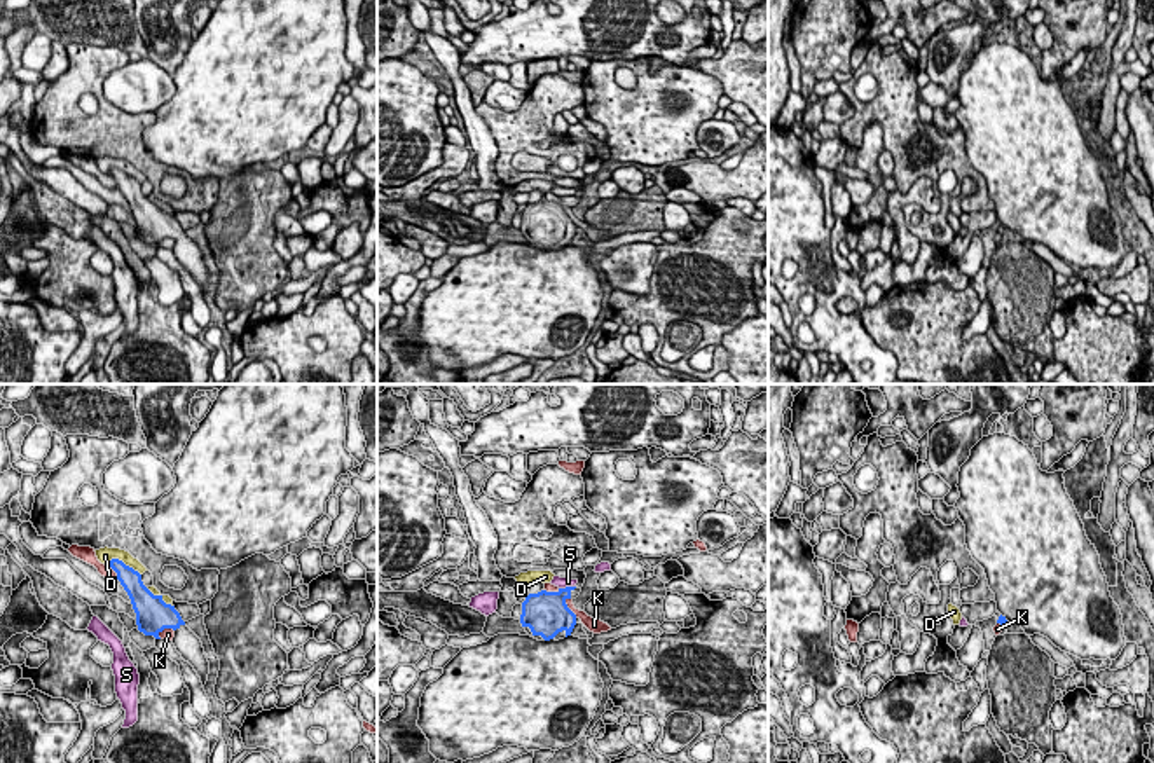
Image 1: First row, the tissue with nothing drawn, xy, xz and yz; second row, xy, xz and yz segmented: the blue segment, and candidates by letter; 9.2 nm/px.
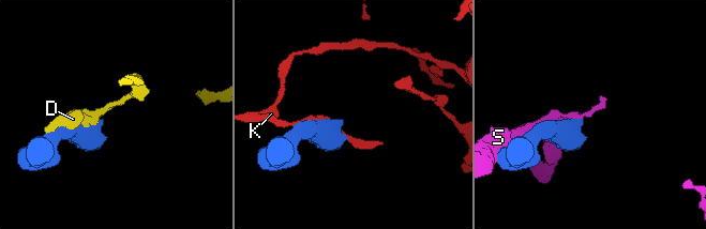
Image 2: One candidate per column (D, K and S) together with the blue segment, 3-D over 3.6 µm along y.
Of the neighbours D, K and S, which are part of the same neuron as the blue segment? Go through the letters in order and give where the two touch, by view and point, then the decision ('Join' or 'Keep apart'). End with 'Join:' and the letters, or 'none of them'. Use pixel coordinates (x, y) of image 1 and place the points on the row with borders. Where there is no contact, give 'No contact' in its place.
D: Touches blue at xy (121, 561). Keep apart
K: Touches blue at xz (568, 608). Keep apart
S: Touches blue at xz (566, 587). Keep apart
Join: none of them

